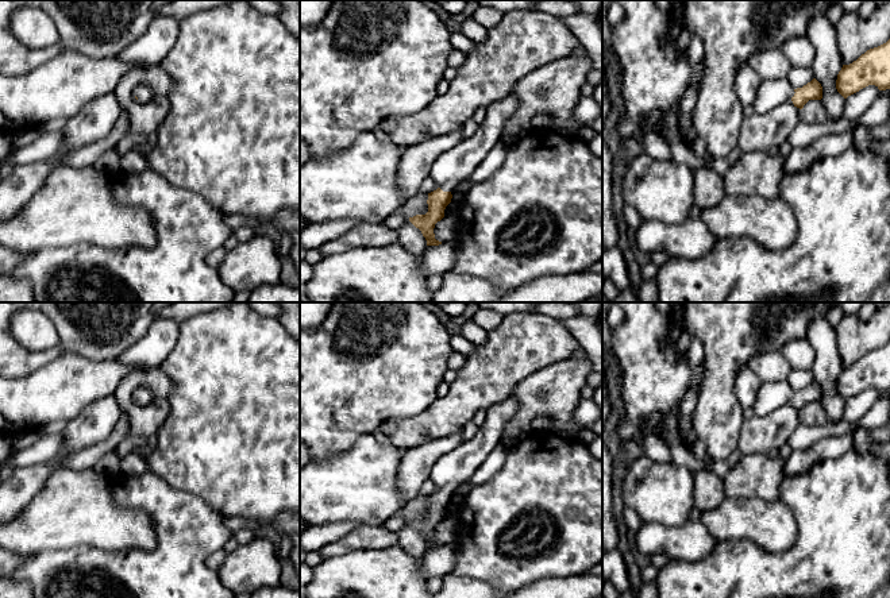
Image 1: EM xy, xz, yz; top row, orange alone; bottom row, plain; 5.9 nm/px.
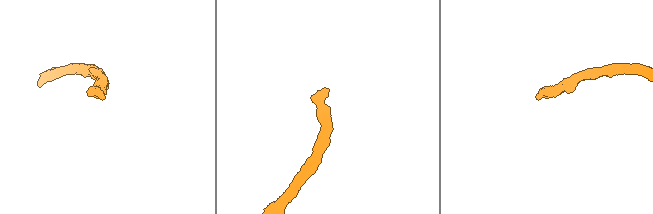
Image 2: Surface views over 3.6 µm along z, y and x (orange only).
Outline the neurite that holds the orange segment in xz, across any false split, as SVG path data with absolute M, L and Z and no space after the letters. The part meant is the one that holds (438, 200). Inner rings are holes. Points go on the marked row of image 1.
M511 92L505 99L486 109L485 120L467 139L442 153L432 163L429 175L436 181L438 189L428 193L428 212L409 217L409 221L421 231L427 246L439 246L434 228L444 217L444 209L451 202L455 188L469 178L486 154L504 139L508 120L519 108L519 97Z

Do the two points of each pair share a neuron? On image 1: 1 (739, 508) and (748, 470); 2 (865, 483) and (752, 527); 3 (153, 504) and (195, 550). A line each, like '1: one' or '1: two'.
1: two
2: two
3: one

